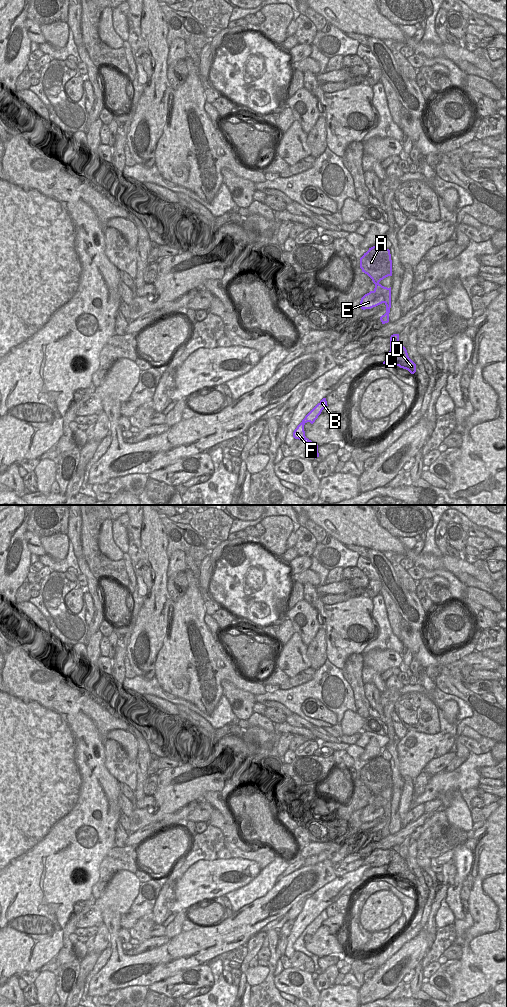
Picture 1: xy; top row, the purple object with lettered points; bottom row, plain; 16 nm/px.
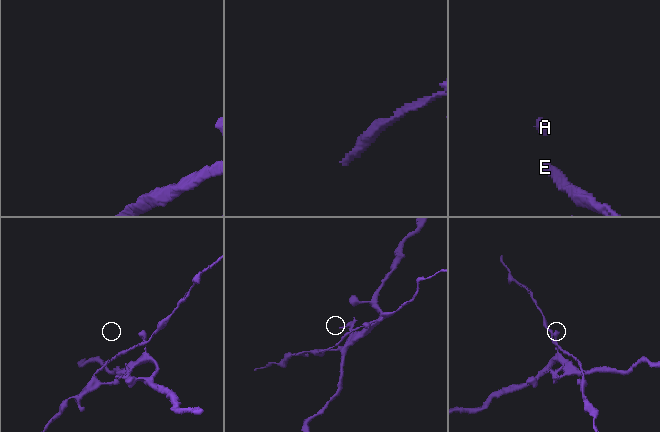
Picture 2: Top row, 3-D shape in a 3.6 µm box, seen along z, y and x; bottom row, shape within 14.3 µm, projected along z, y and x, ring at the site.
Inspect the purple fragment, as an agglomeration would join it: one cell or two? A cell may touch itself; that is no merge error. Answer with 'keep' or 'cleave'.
cleave

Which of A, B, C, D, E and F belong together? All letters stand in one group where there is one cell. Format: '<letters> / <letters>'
A B C D F / E

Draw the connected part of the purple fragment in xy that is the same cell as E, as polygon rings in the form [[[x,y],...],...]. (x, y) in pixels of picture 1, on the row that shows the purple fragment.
[[[370,291],[365,294],[360,301],[361,309],[371,309],[385,302],[385,298],[381,294],[377,294],[376,291]]]

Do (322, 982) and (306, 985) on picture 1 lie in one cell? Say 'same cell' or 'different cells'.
different cells

